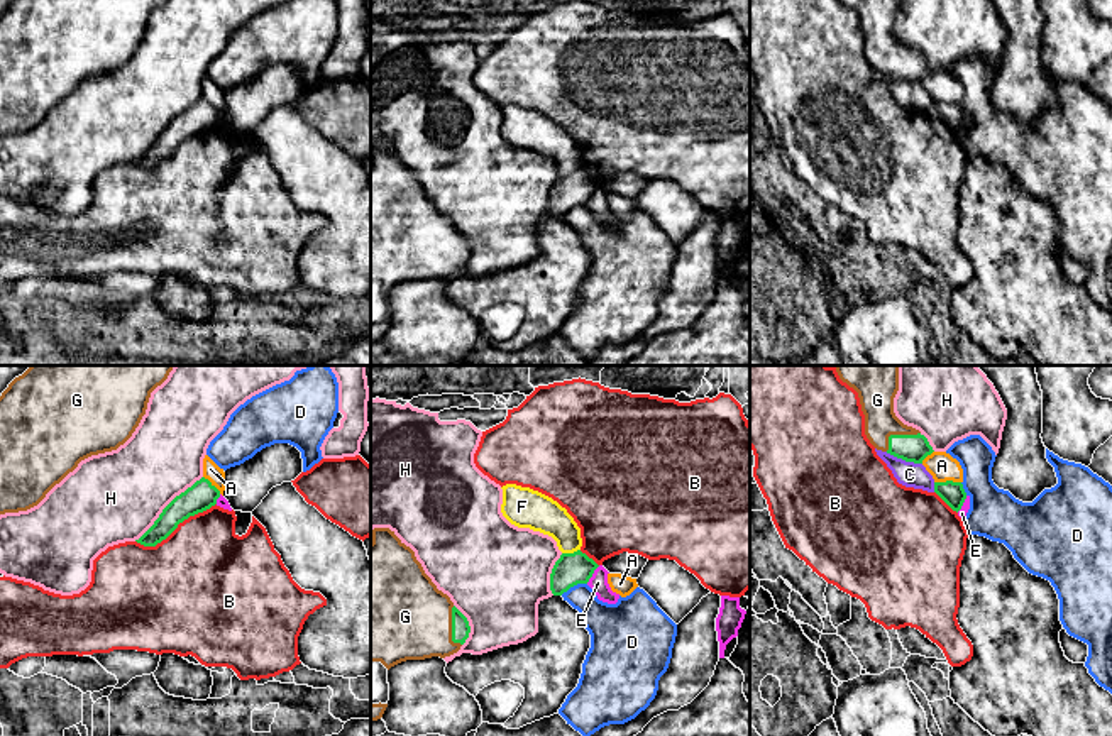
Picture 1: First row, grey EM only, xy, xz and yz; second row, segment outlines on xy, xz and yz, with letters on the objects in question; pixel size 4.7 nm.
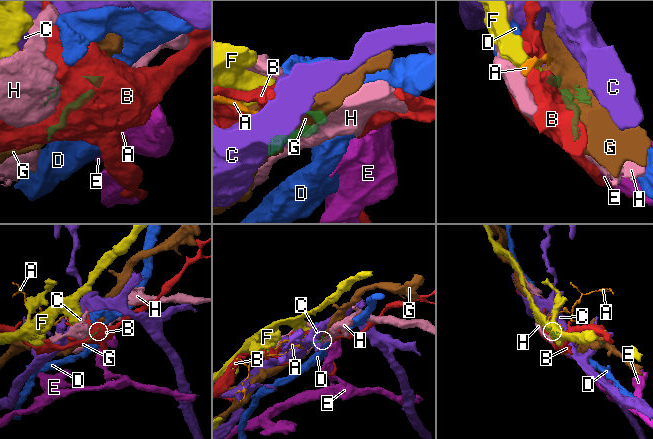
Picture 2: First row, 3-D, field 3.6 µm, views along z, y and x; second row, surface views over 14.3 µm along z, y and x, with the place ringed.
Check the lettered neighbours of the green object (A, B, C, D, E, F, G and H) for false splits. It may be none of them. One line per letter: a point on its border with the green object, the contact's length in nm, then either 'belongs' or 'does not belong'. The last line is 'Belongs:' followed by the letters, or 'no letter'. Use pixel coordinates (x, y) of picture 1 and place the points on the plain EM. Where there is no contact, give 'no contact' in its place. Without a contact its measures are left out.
A: yz (946, 102) | 130 nm | does not belong
B: xy (175, 149) | 420 nm | does not belong
C: yz (904, 80) | 190 nm | does not belong
D: xz (572, 207) | 140 nm | does not belong
E: xz (593, 193) | 110 nm | does not belong
F: xz (571, 175) | 90 nm | does not belong
G: yz (897, 56) | 190 nm | belongs
H: xy (166, 127) | 440 nm | does not belong
Belongs: G

